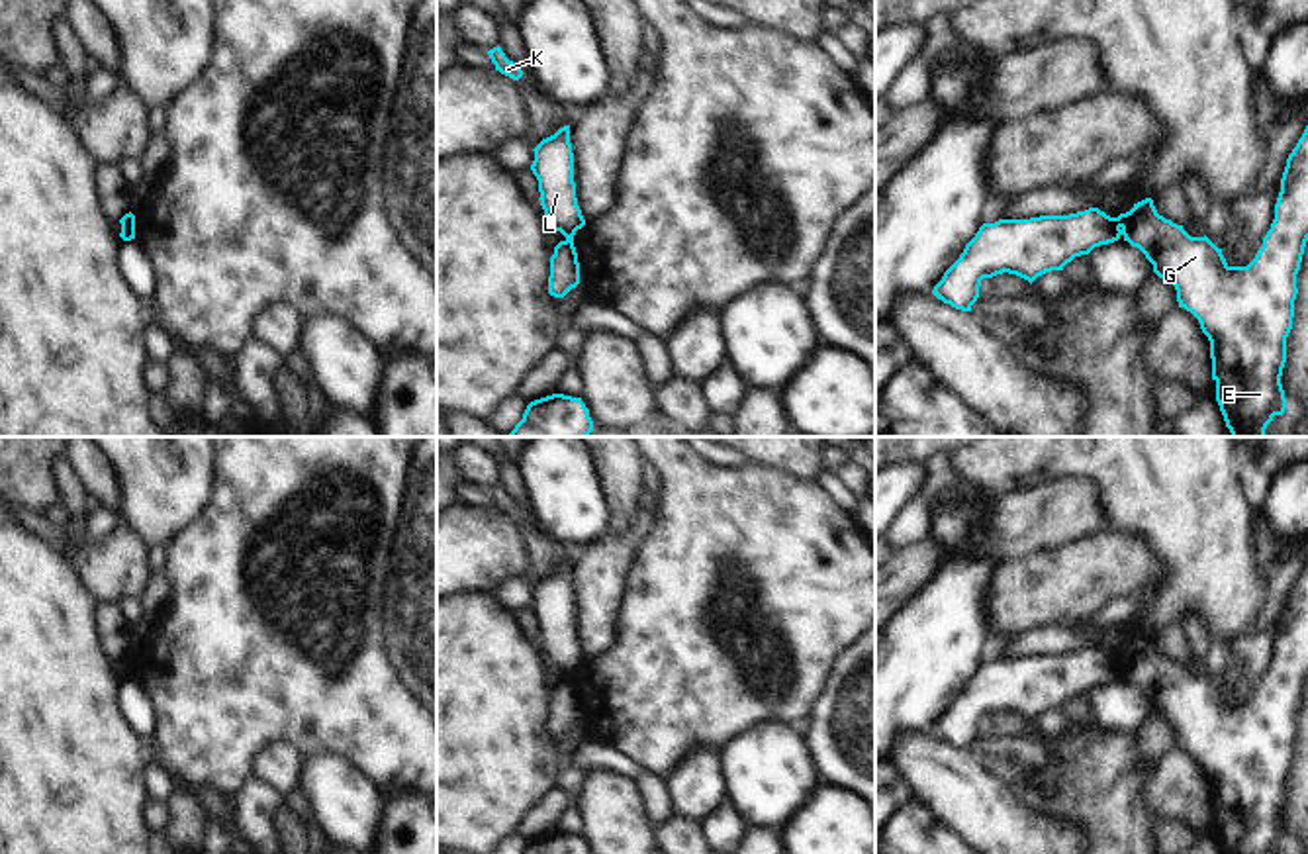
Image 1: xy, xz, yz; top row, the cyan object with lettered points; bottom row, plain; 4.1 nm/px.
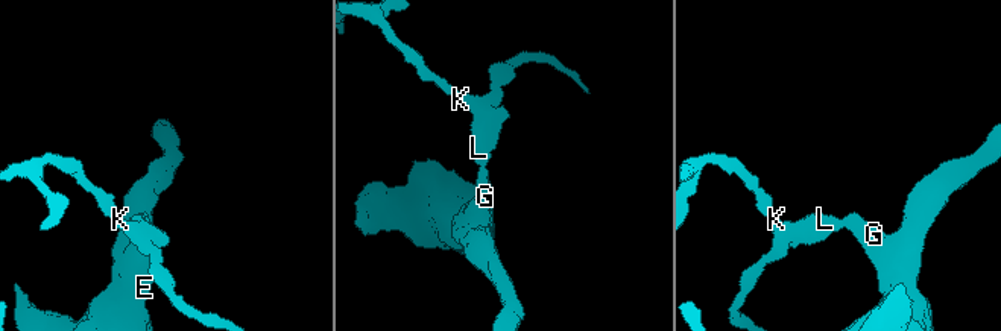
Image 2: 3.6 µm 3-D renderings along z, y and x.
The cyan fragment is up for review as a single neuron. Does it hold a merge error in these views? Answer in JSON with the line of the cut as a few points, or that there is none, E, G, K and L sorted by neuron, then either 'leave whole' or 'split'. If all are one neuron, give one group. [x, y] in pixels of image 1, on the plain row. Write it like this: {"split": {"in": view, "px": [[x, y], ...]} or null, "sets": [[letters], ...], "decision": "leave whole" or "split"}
{"split": {"in": "yz", "px": [[1117, 657], [1121, 664]]}, "sets": [["E", "G"], ["K", "L"]], "decision": "split"}

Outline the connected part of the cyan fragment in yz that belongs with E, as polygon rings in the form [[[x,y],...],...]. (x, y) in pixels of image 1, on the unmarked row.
[[[1308,564],[1286,597],[1271,668],[1247,705],[1230,705],[1222,688],[1206,674],[1191,676],[1183,664],[1159,654],[1151,637],[1120,652],[1118,664],[1124,680],[1138,686],[1153,711],[1175,725],[1179,746],[1191,750],[1208,776],[1222,854],[1283,854],[1286,836],[1281,815],[1298,733],[1296,713],[1308,680]]]

